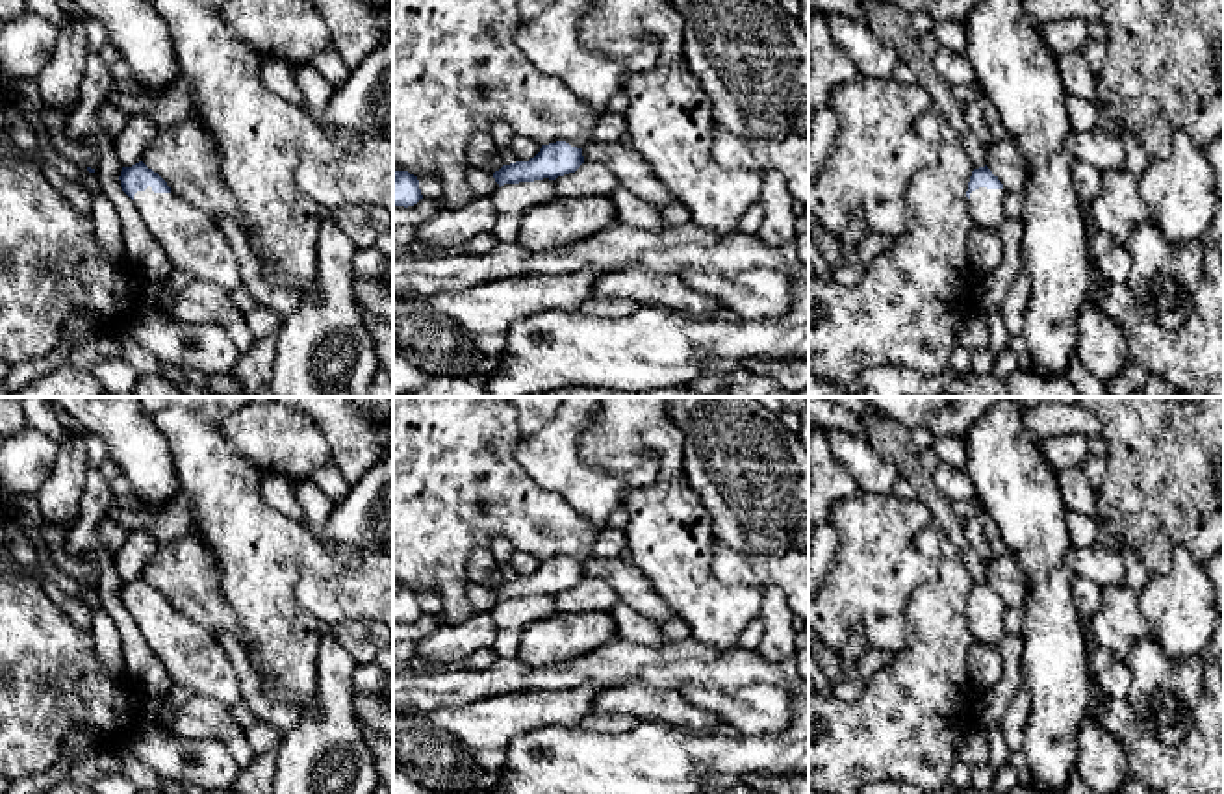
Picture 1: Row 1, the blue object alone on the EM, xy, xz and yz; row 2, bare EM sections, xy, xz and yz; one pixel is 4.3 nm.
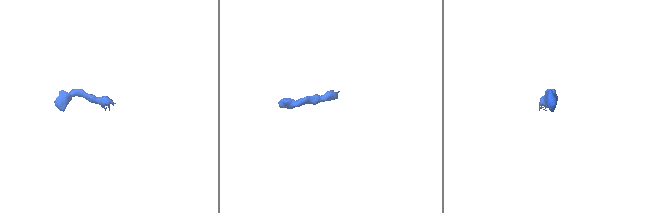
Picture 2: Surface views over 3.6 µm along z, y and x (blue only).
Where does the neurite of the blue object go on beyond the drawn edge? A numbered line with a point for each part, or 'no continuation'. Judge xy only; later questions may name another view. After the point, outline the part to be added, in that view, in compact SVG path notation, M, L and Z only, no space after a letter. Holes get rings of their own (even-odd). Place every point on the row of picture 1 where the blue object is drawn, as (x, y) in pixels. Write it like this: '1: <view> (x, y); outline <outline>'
1: xy (191, 240); outline M150 186L134 195L134 204L172 267L224 289L241 286L234 249L211 215L172 191L154 193Z

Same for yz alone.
1: yz (987, 206); outline M979 187L970 193L970 217L972 226L981 226L992 232L1000 232L1005 219L1005 189L987 189Z

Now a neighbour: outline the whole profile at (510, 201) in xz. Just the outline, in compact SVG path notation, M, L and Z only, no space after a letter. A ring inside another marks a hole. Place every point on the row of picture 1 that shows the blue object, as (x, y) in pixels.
M549 178L519 184L504 184L495 189L491 202L495 208L493 236L499 243L517 241L521 217L527 208L556 198L555 182Z

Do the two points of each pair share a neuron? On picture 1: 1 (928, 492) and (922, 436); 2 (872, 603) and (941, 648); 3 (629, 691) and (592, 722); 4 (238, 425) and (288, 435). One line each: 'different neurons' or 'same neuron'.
1: different neurons
2: different neurons
3: different neurons
4: same neuron

